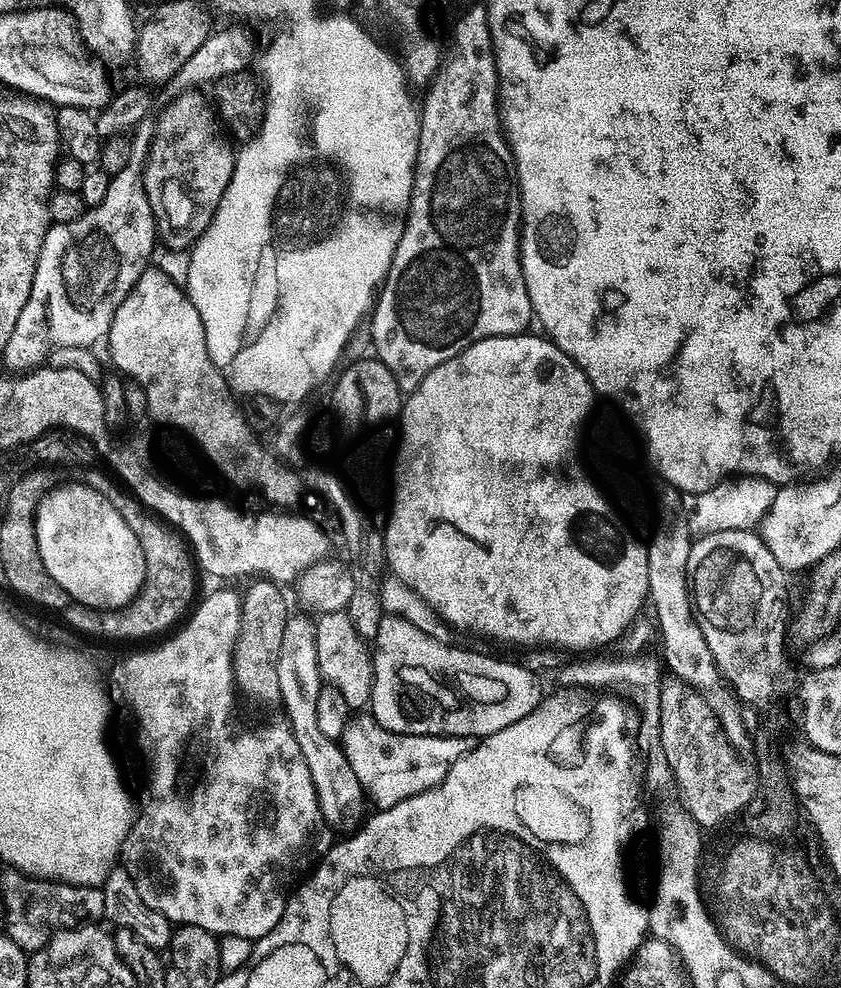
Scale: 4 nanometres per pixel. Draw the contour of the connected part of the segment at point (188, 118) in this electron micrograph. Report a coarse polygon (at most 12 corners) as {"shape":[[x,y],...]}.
{"shape":[[213,101],[159,113],[145,166],[159,239],[188,250],[237,153]]}

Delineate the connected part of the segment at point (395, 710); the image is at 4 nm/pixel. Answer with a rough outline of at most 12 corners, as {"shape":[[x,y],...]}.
{"shape":[[381,615],[371,719],[483,738],[542,699],[537,673]]}

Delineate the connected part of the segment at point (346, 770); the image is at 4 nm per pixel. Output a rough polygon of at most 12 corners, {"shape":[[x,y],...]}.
{"shape":[[289,615],[278,650],[279,703],[310,766],[326,820],[364,787],[317,721],[322,681],[313,617]]}

